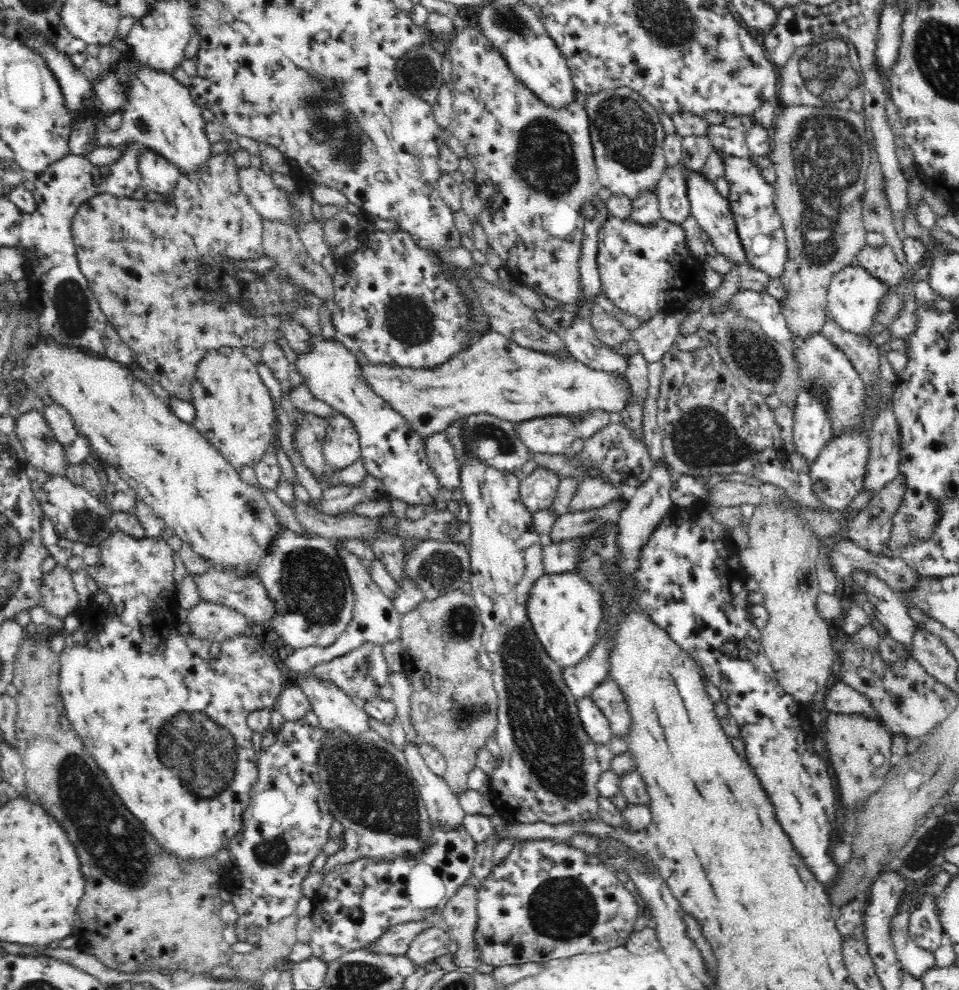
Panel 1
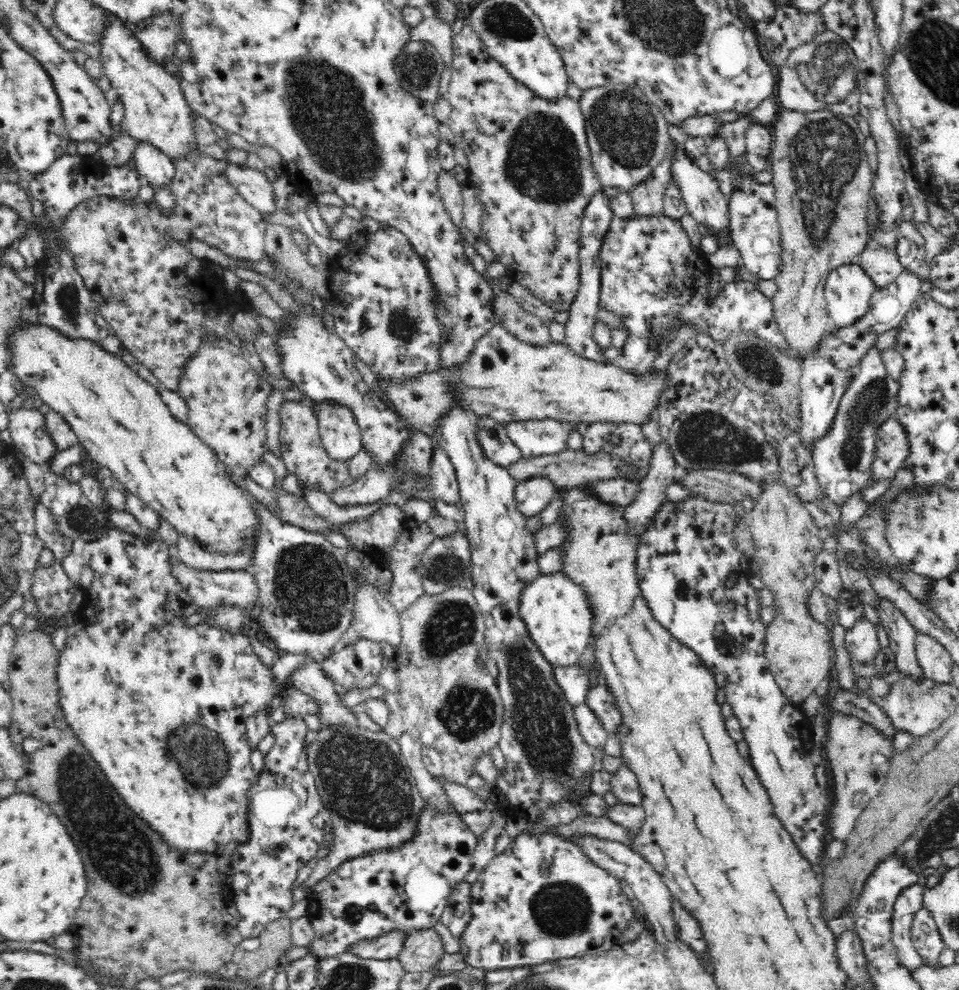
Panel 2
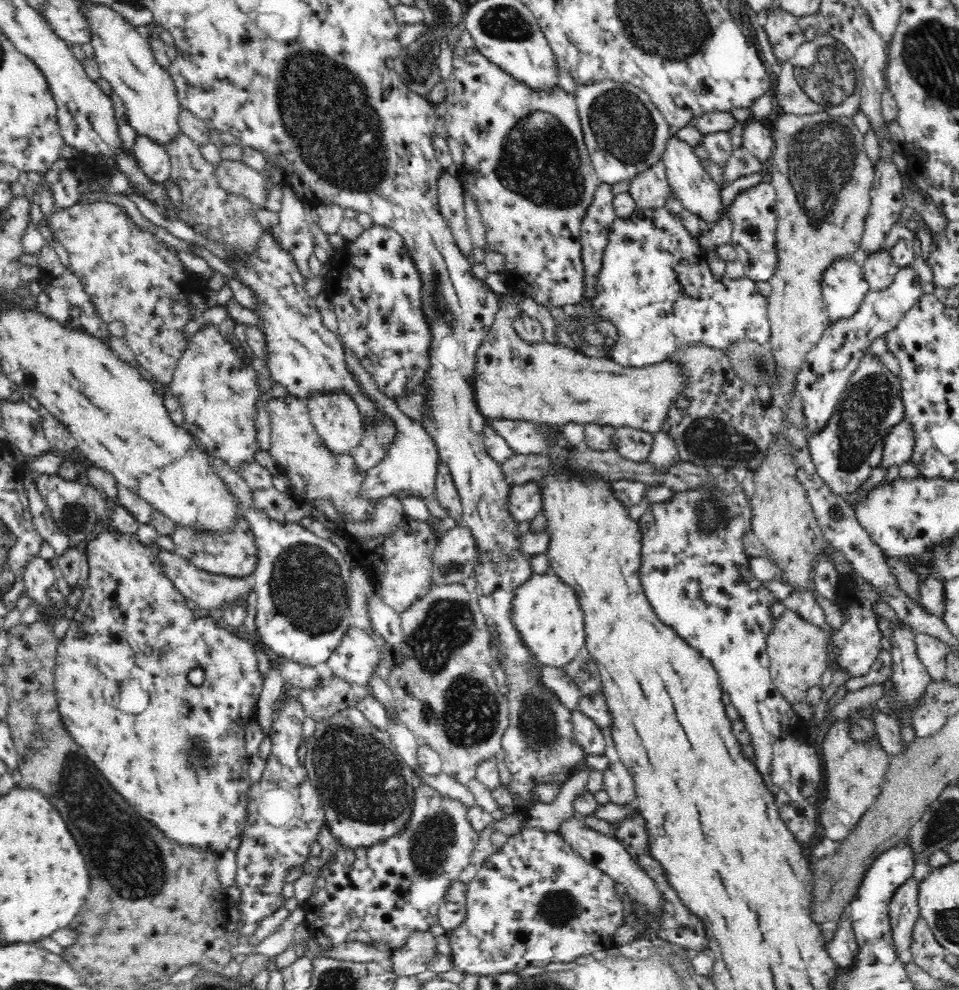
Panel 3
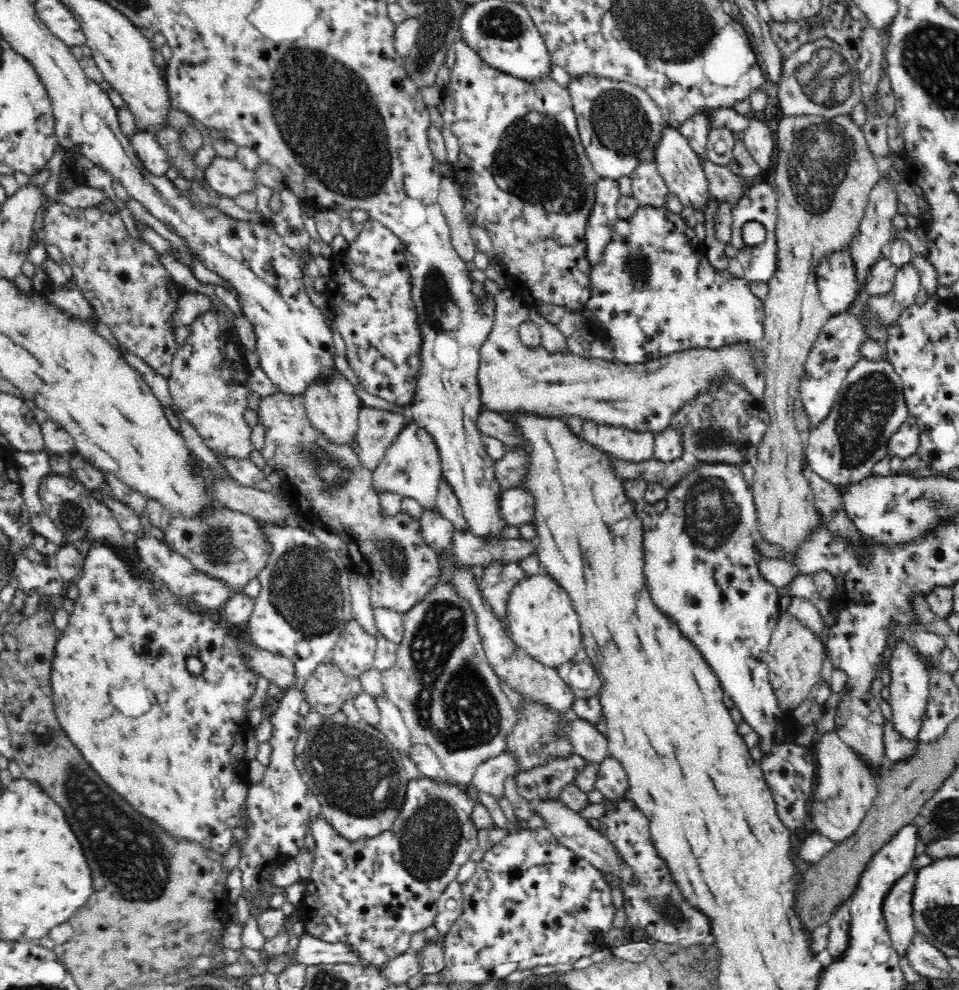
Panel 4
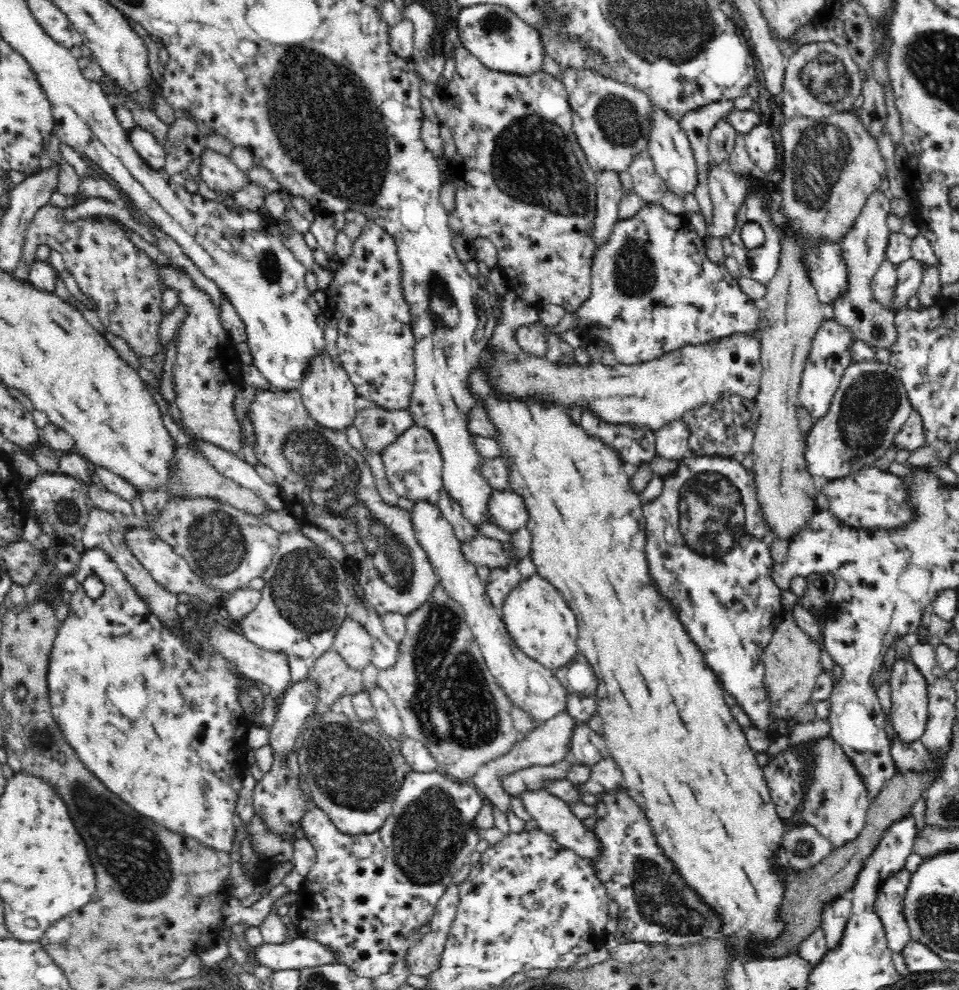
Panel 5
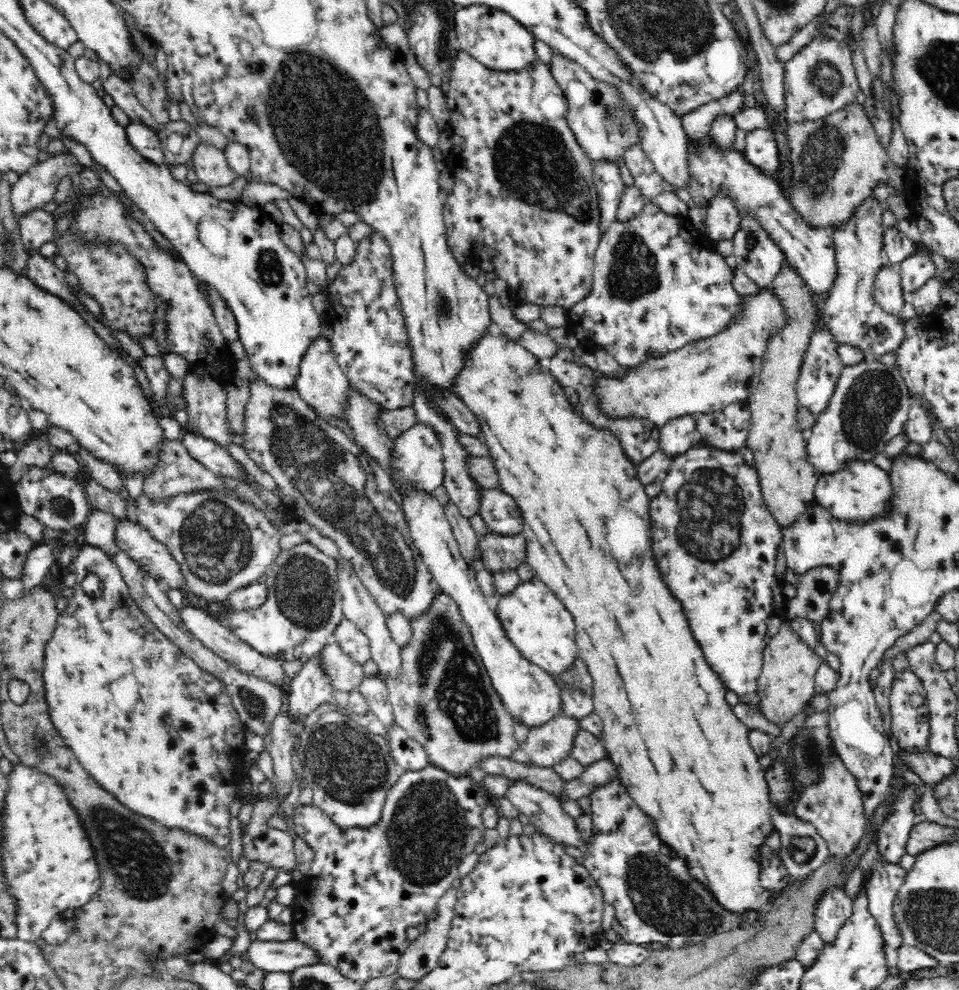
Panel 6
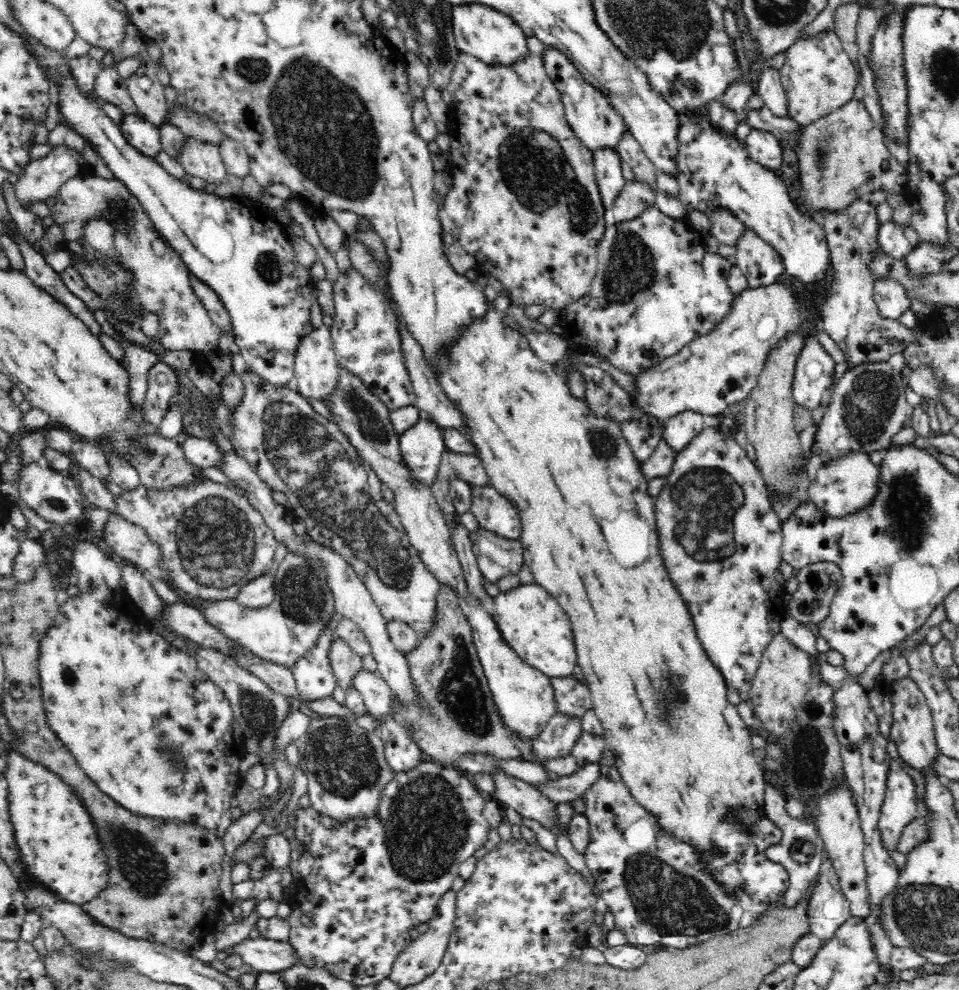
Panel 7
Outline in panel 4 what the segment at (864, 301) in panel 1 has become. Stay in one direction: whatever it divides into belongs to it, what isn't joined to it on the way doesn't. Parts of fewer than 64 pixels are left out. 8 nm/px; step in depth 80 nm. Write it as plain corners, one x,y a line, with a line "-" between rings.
849,251
834,252
824,258
817,275
821,301
831,316
851,312
864,284
856,275
856,265

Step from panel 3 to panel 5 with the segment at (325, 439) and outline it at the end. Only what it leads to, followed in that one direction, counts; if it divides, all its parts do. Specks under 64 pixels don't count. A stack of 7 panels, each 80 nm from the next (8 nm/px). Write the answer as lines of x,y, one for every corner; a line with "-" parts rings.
324,352
312,362
310,372
302,380
302,386
298,388
298,392
301,394
301,400
310,418
322,428
327,428
329,432
345,433
352,426
358,412
356,398
359,396
348,373
340,363
328,355
328,352

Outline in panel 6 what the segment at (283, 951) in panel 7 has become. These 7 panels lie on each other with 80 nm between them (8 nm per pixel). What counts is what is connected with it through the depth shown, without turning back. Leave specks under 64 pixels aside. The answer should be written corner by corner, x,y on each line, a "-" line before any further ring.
256,939
246,950
252,968
267,972
290,971
322,963
320,951
298,939
286,942
264,942

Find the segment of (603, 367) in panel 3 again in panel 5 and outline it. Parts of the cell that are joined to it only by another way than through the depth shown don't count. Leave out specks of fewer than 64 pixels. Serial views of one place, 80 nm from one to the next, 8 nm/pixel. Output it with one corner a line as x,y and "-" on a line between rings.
509,290
508,294
500,296
498,308
500,308
498,324
494,328
490,342
486,345
485,357
481,361
481,370
487,378
487,384
495,400
517,400
517,402
533,400
543,406
553,404
566,411
580,408
583,412
591,412
598,420
610,424
630,424
638,428
647,426
653,431
658,431
666,424
679,420
687,410
717,401
720,393
724,391
736,392
753,401
760,392
762,382
760,333
733,335
730,339
723,339
716,344
689,345
647,363
633,365
618,363
610,366
600,361
592,361
592,364
580,364
575,358
573,361
550,361
545,355
527,353
520,347
516,339
517,329
538,320
538,309
532,307
520,294

